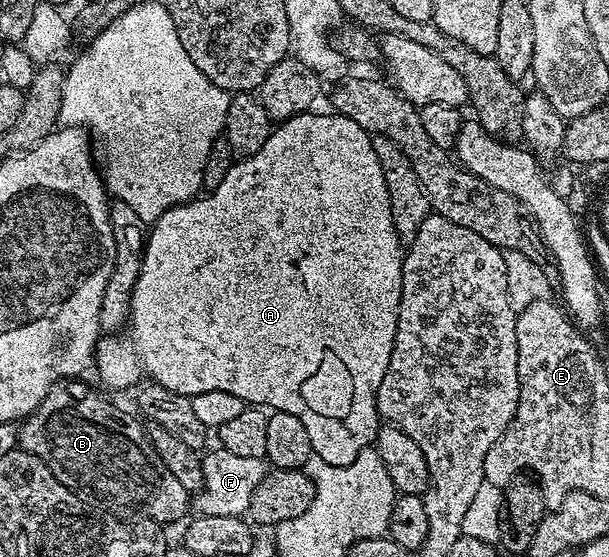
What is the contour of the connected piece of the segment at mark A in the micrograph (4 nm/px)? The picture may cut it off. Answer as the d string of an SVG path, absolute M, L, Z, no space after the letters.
M308 110L302 116L294 116L292 120L282 121L272 131L270 138L265 142L265 146L261 146L261 150L257 150L257 154L244 156L238 162L232 163L231 168L225 174L225 178L221 178L221 182L216 188L210 189L206 194L200 195L196 199L187 201L186 204L179 204L177 207L169 209L165 214L161 214L161 218L157 218L154 224L150 225L145 236L143 260L139 263L139 275L135 277L135 284L131 287L129 327L126 329L126 332L128 331L127 337L124 340L100 339L95 350L93 364L96 369L99 367L99 380L107 388L133 387L132 389L134 389L144 379L144 377L142 378L144 372L148 381L165 386L165 390L171 390L182 396L193 397L197 394L205 394L207 390L223 390L225 394L237 394L237 398L241 398L248 405L266 406L268 409L277 412L293 414L293 418L301 418L305 431L309 433L309 442L314 455L319 456L325 462L329 462L329 466L349 466L349 462L353 462L357 458L357 454L361 454L361 450L374 445L375 437L379 435L381 417L375 399L377 398L377 390L381 386L381 378L385 378L385 370L389 366L389 358L393 354L393 346L395 345L405 248L404 245L399 243L399 236L395 233L393 214L389 210L389 190L385 190L385 174L381 174L381 162L377 162L377 154L371 145L369 133L361 126L357 126L357 122L353 122L344 116L338 114L314 116L313 113L314 111Z

